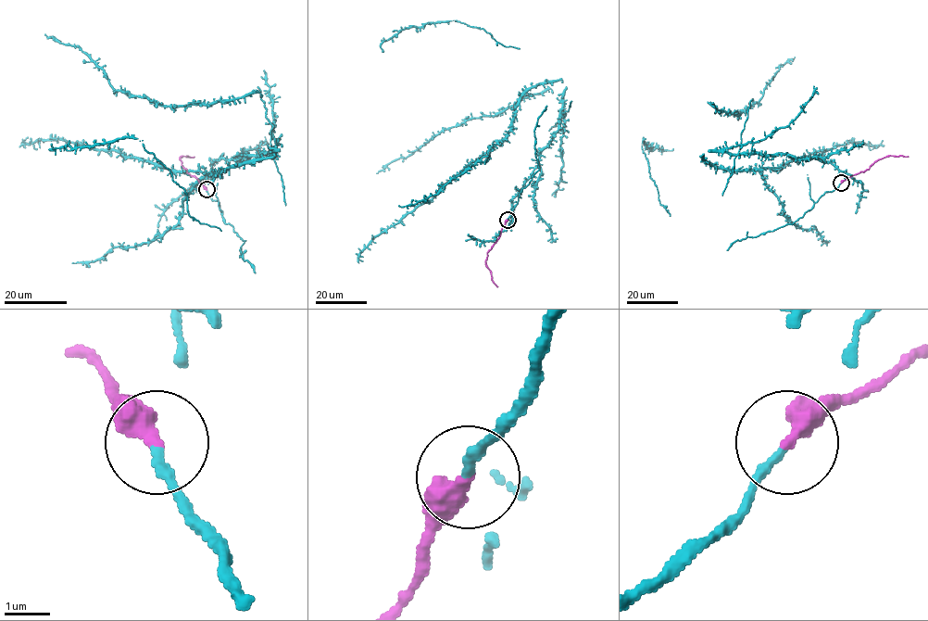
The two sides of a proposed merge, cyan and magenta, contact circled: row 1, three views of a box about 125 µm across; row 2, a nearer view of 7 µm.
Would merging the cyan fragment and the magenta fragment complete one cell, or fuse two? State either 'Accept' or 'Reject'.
Reject

